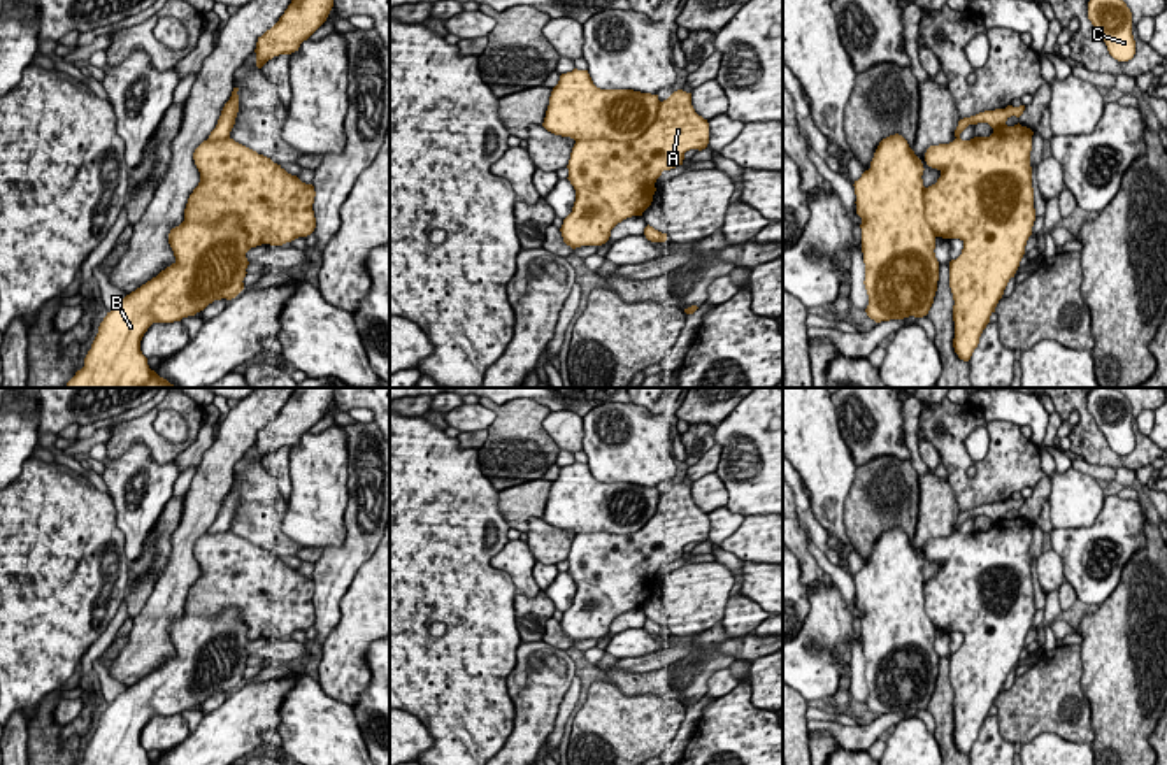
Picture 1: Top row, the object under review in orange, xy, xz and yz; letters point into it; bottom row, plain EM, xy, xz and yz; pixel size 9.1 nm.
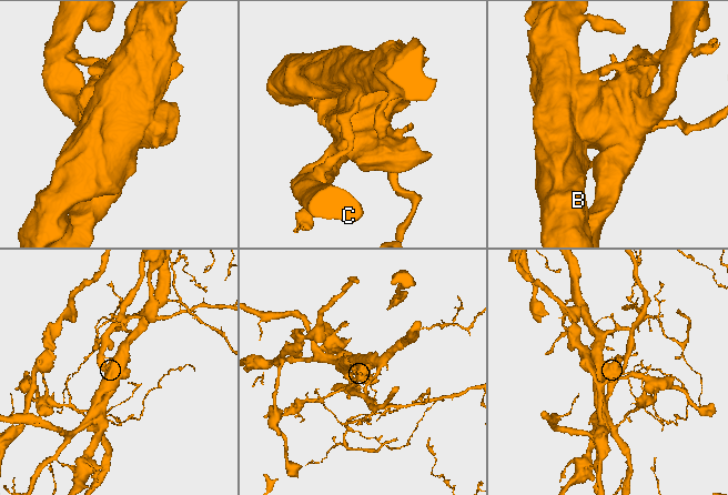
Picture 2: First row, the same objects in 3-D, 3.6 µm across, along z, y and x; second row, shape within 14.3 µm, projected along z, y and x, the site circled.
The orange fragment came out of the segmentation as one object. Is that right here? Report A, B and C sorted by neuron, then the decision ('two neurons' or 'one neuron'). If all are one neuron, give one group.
A C / B; two neurons

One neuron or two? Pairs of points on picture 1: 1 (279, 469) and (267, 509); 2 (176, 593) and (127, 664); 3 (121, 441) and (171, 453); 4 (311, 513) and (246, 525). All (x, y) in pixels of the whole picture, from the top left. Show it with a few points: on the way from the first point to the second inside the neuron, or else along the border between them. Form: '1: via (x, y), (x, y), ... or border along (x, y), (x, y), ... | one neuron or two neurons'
1: border along (276, 485), (286, 500) | two neurons
2: via (160, 611), (150, 627), (144, 646) | one neuron
3: via (134, 437), (150, 437), (158, 446) | one neuron
4: border along (285, 502), (281, 530), (302, 546) | two neurons

